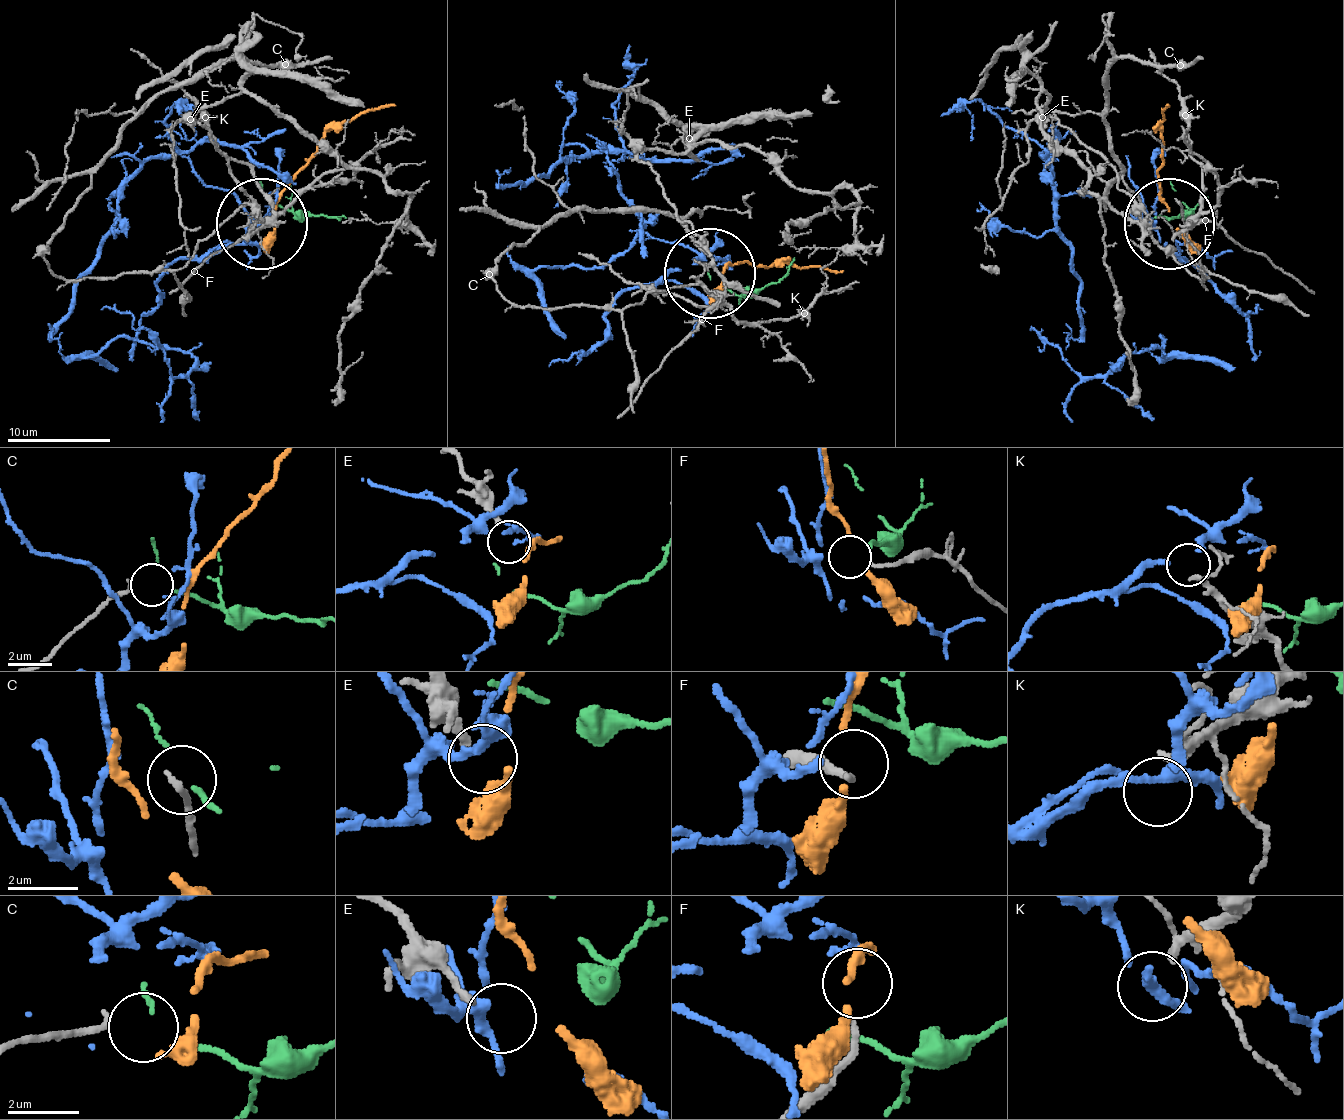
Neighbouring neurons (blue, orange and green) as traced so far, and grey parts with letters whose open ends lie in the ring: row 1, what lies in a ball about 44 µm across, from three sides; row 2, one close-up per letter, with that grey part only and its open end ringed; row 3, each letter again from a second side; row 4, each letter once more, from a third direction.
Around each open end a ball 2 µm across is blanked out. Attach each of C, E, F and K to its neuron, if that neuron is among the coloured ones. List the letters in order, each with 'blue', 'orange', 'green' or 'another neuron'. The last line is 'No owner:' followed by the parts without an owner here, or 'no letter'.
C: green
E: another neuron
F: another neuron
K: another neuron
No owner: E, F, K

